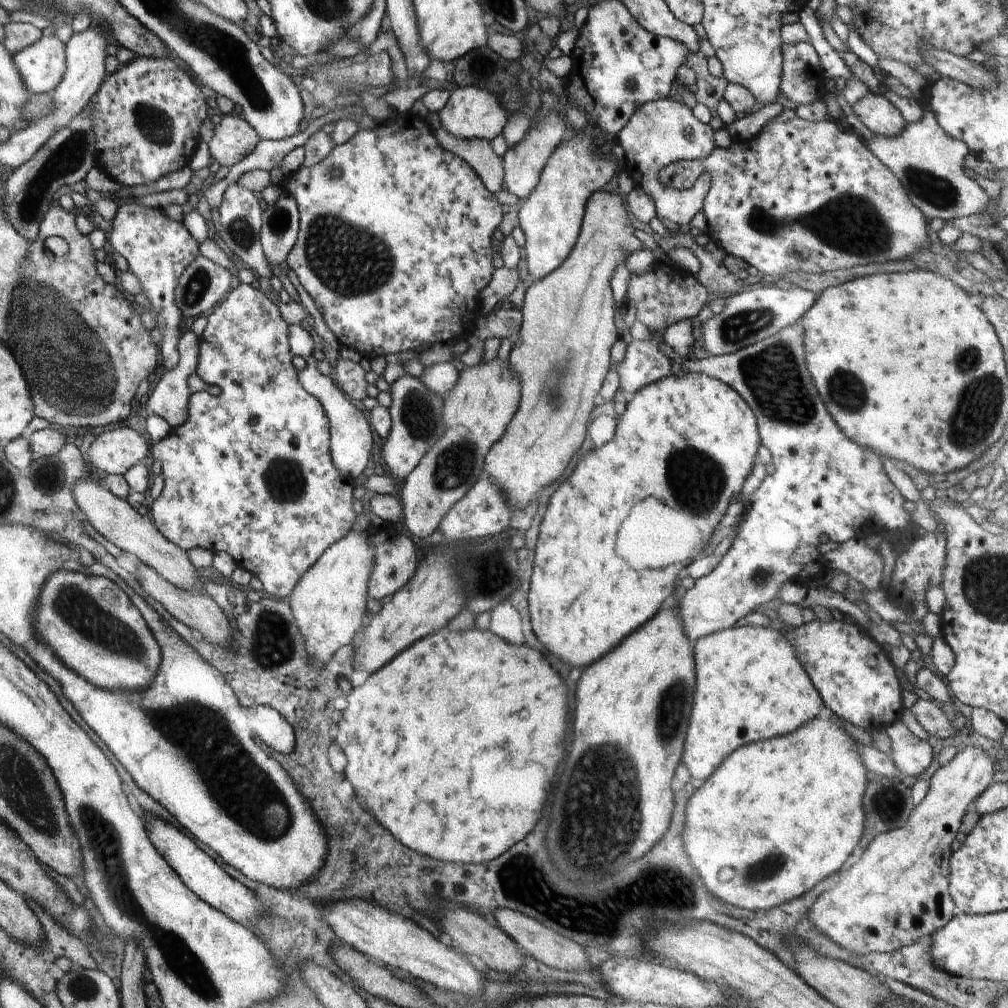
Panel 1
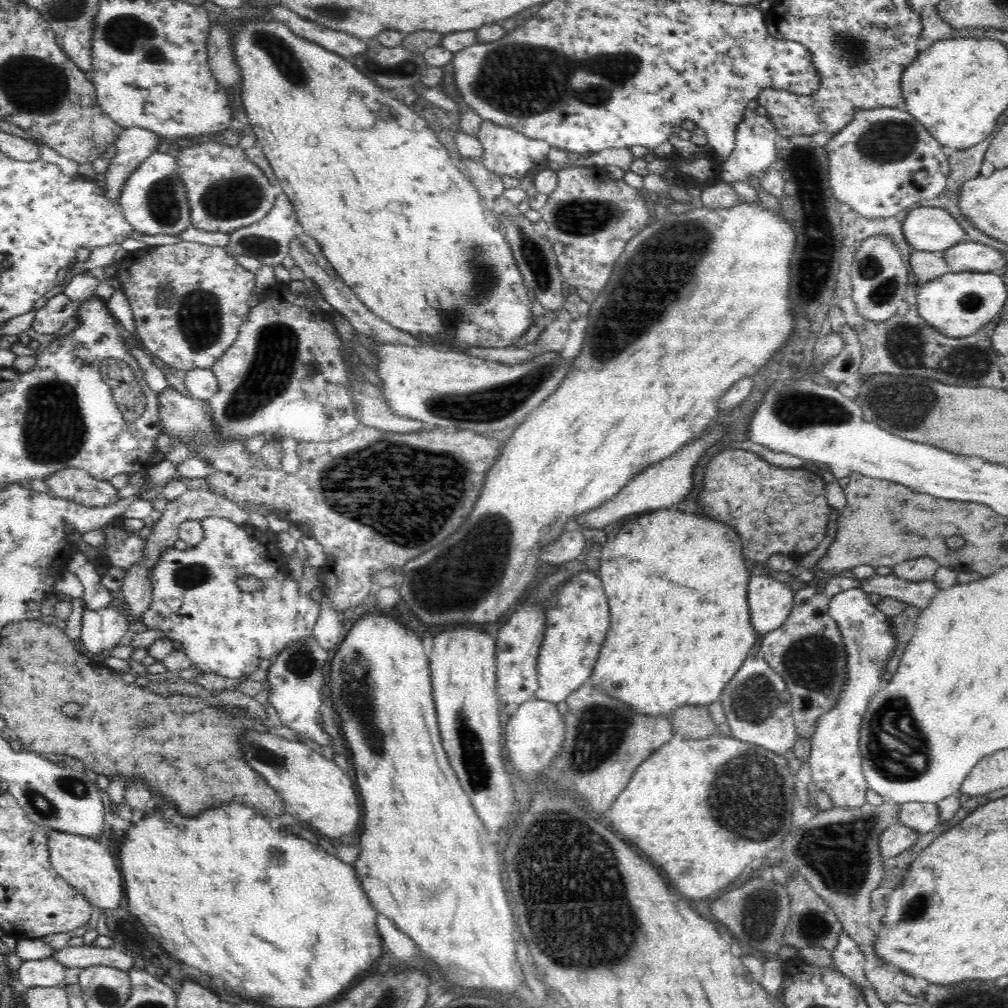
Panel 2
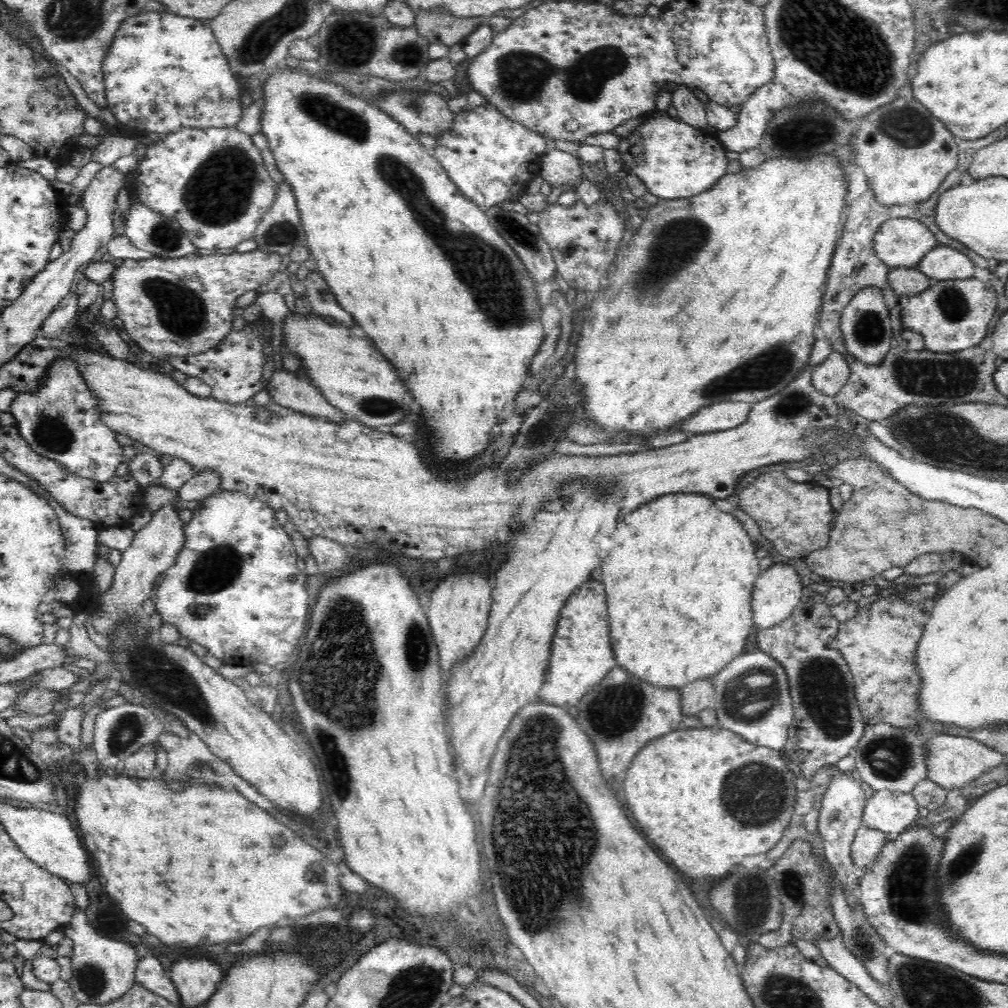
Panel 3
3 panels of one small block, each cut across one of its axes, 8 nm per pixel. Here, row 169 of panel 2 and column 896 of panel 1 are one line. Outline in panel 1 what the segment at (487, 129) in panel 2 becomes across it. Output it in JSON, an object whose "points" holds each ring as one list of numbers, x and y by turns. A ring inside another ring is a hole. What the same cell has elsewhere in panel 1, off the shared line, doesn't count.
{"points":[[799,322,796,324,792,324,792,326,786,326,786,328,782,328,782,330,778,330,776,334,773,334,772,336,768,336,768,338,765,338,764,340,760,340,760,342,756,342,756,344,751,344,749,347,741,348,739,351,736,351,735,353,730,353,727,355,711,355,708,356,708,358,703,358,703,359,683,358,682,370,685,372,700,373,712,378,716,378,724,382,724,384,731,386,744,399,744,402,748,404,748,406,752,409,752,412,755,414,761,443,764,444,764,446,766,446,768,450,770,450,770,454,772,454,771,462,772,464,774,464,774,472,772,472,772,475,767,475,760,484,760,486,758,486,758,488,756,488,756,490,750,496,747,513,744,515,743,521,740,522,740,526,737,527,737,534,734,537,730,548,723,556,723,558,720,560,720,563,708,575,705,575,700,579,696,579,696,584,694,584,692,588,686,591,686,594,684,594,682,598,680,598,680,601,673,602,673,604,676,605,676,608,678,608,678,612,680,612,680,616,682,616,682,622,684,622,684,630,686,630,686,634,688,634,688,638,690,642,694,644,700,637,706,636,707,634,712,634,721,630,726,630,727,628,732,628,735,626,738,620,744,618,744,616,747,616,749,613,756,612,756,609,758,607,762,607,762,608,767,607,767,605,764,604,773,601,775,599,778,599,778,594,780,594,780,588,782,588,782,586,784,586,786,582,795,582,796,580,800,579,803,582,808,583,810,580,816,579,816,577,823,578,824,575,827,576,828,574,830,574,832,569,827,564,826,558,818,550,818,546,820,545,820,536,826,536,828,540,833,540,834,542,843,543,850,539,868,537,869,535,874,534,874,532,882,532,882,534,884,534,884,532,892,532,892,534,894,534,894,537,891,538,892,543,896,544,896,546,900,546,900,548,902,548,902,551,905,551,907,549,905,543,906,540,908,540,909,534,911,533,910,528,912,528,912,516,910,516,910,513,906,512,906,508,904,508,904,502,905,502,904,496,900,494,898,488,896,488,896,486,894,486,894,484,888,479,888,476,886,475,886,471,884,471,884,467,882,465,881,457,876,452,876,450,868,450,868,448,864,448,864,446,858,446,858,444,854,444,854,442,852,442,850,438,846,438,846,436,844,436,844,433,842,432,842,430,840,430,840,427,836,426,836,422,834,422,832,416,828,414,828,410,826,410,826,406,824,406,824,402,822,402,822,398,820,398,820,394,818,394,818,391,816,390,816,387,812,382,812,377,810,376,810,371,808,370,808,365,806,364,805,352,804,352,804,328,802,328,802,326,799,325]]}

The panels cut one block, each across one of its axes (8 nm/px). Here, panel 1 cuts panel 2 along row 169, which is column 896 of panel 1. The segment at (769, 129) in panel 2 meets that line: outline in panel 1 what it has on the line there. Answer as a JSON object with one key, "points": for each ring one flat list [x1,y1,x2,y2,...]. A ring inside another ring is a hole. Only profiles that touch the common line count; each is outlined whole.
{"points":[[901,720,889,724,886,732,892,743,890,757,900,770,901,777,912,781,932,764,935,755,932,745,916,737]]}

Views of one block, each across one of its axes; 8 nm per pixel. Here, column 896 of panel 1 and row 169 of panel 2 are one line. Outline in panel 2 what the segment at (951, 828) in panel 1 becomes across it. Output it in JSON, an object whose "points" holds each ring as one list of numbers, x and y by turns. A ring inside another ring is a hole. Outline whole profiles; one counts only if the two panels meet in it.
{"points":[[880,107,865,111,858,111,854,118,842,130,833,134,831,139,824,145,824,150,828,154,829,164,829,186,832,189,834,198,844,204,848,204,851,210,866,218,886,218,897,215,902,210,910,210,919,206,925,200,940,196,946,188,950,174,949,157,942,151,943,146,926,130,926,127,918,122,904,107]]}

